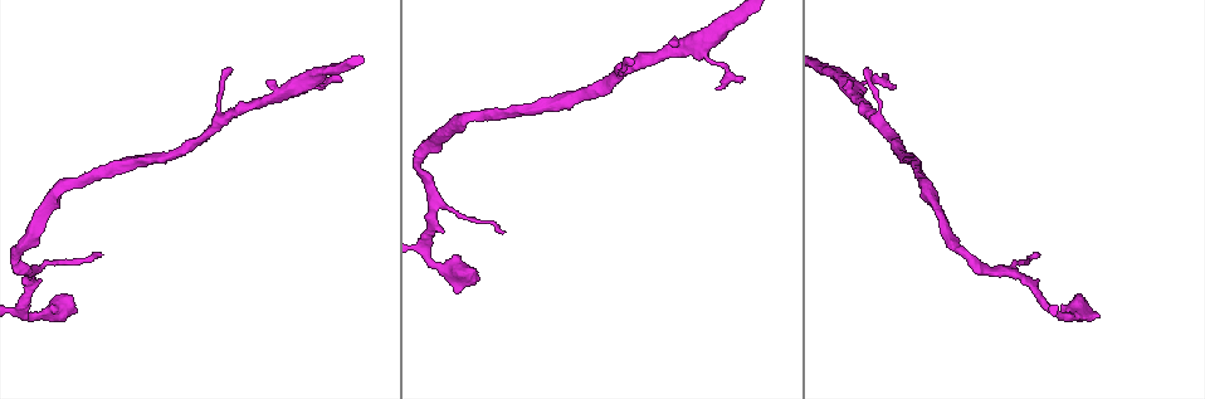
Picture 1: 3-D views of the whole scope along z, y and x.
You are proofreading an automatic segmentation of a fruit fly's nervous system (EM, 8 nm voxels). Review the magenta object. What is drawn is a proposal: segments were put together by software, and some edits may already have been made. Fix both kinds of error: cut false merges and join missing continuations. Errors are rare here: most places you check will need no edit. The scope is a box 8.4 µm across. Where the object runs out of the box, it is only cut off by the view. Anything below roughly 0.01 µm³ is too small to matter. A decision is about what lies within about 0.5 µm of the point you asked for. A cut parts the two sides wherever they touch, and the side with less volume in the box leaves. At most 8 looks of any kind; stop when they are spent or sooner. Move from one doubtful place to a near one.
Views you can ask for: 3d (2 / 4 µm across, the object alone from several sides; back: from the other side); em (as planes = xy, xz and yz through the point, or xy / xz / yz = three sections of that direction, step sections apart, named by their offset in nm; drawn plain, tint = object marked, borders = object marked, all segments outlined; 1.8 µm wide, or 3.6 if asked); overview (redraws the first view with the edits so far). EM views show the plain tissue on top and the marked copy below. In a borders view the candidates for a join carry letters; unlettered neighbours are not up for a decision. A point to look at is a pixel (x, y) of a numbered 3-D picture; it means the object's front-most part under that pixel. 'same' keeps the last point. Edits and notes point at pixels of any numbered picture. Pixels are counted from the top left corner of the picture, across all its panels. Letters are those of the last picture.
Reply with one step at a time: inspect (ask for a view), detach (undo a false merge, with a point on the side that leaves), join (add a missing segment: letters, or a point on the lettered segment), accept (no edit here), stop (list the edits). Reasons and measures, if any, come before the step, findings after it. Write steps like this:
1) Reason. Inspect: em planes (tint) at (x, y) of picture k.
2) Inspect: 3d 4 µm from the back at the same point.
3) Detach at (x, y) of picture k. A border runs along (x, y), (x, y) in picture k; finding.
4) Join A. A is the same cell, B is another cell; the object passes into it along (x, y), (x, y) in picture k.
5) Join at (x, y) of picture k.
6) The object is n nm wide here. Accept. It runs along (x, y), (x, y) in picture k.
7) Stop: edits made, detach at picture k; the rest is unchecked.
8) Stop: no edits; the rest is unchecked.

An open end. Inspect: em planes (tint) at (502, 232) of picture 1.

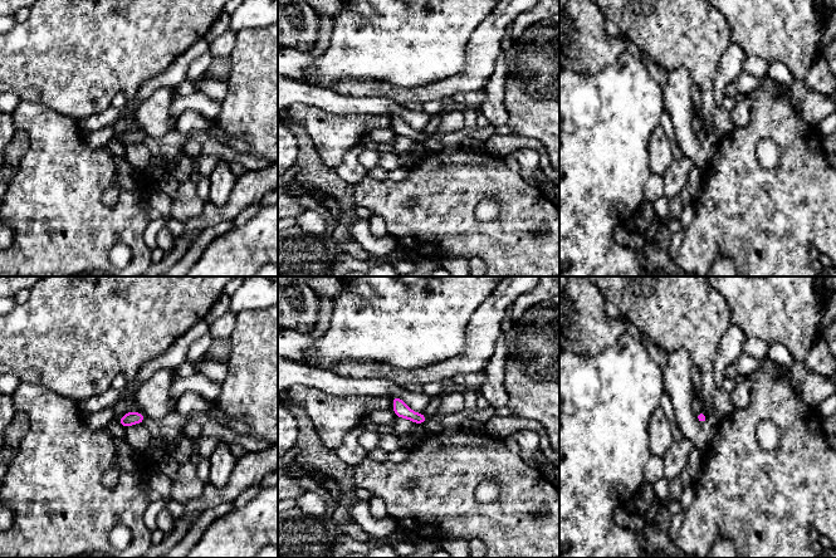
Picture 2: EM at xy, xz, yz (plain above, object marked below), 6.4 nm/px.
Inspect: em planes (borders) at the same point.

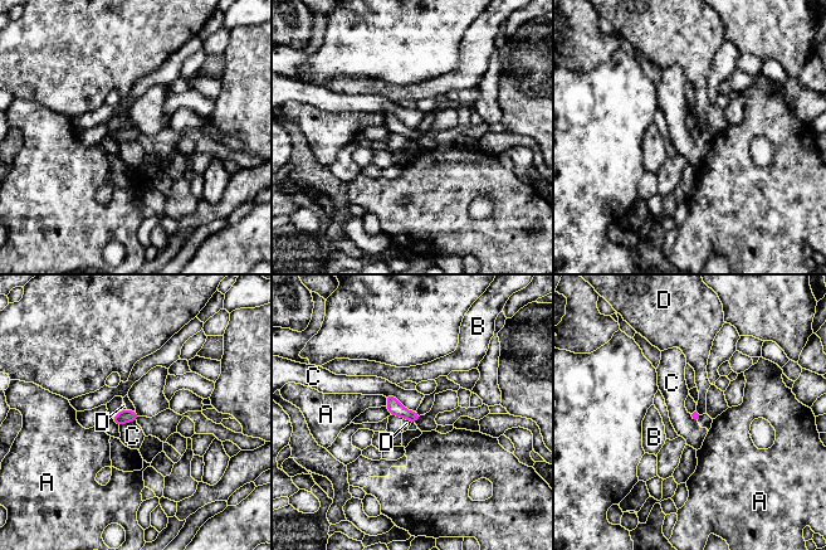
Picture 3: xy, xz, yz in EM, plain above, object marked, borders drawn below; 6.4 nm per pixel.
Accept. A, B, C and D are other cells; none of them fits.

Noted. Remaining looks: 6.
Sudden change in width. Inspect: em xz step 4 (tint) at (427, 252) of picture 1.

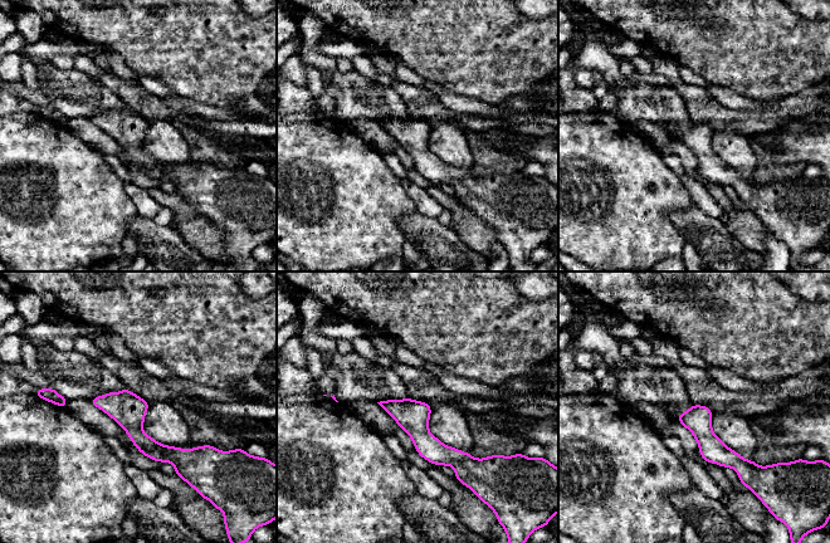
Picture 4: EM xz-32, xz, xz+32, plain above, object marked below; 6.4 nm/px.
Inspect: em planes (borders) at the same point.

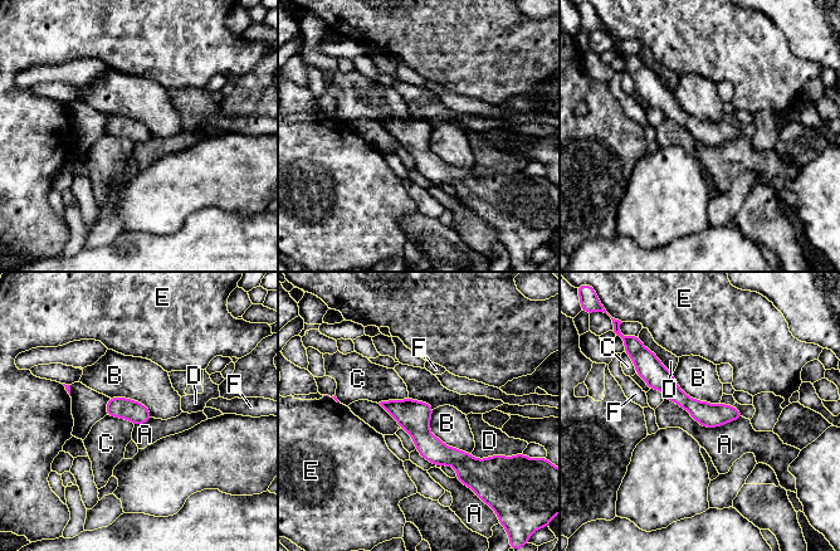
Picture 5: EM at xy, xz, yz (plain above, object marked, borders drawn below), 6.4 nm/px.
Accept. A, B, C, D, E and F are other cells; it runs along (643, 365), (701, 411), (737, 415) in picture 5; continuous, no second neuron.

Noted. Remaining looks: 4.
Abrupt turn. Inspect: em planes (borders) at (294, 89) of picture 1.

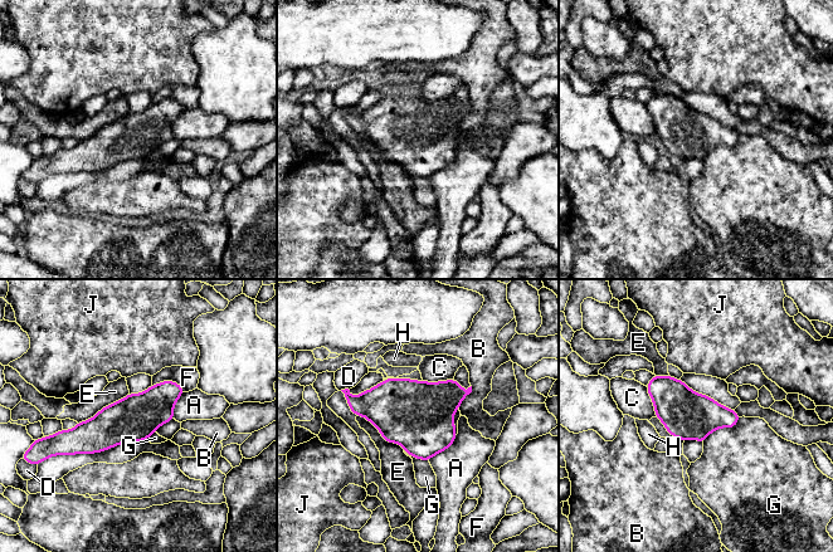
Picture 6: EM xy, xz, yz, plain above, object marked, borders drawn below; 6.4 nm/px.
Accept. A, B, C, D, E, F, G, H and J are other cells; a border runs along (740, 418), (702, 441) in picture 6; all the same neuron.

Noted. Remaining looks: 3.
Stop: no edits; the rest is unchecked.

